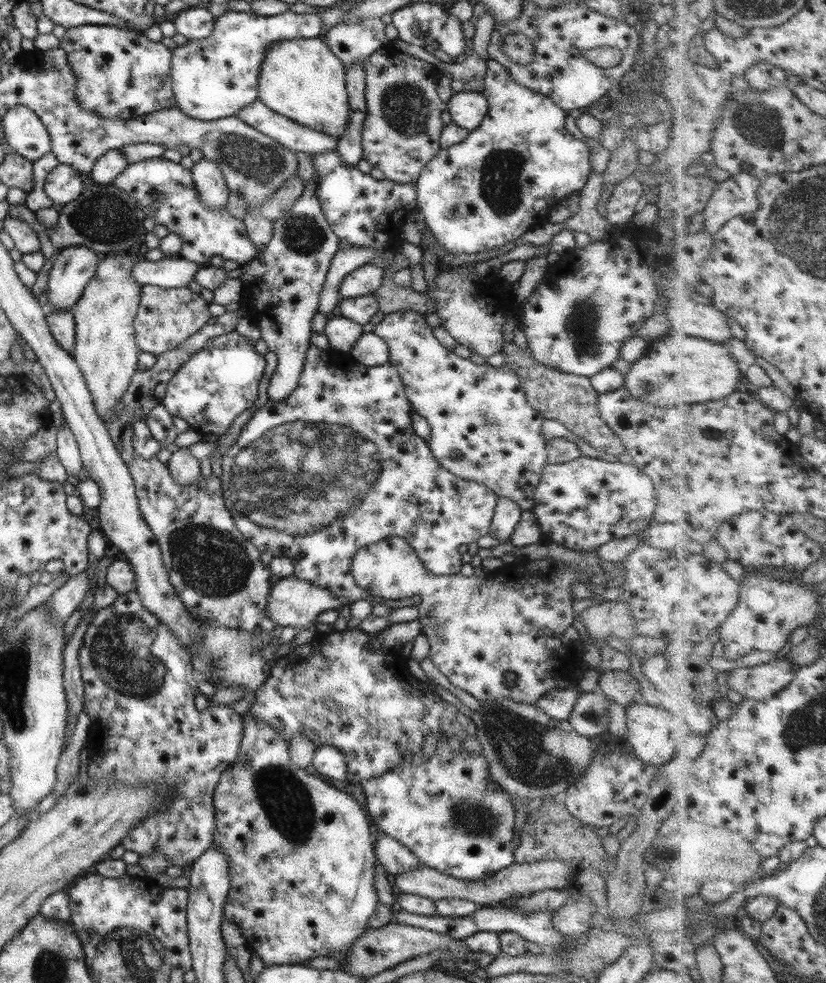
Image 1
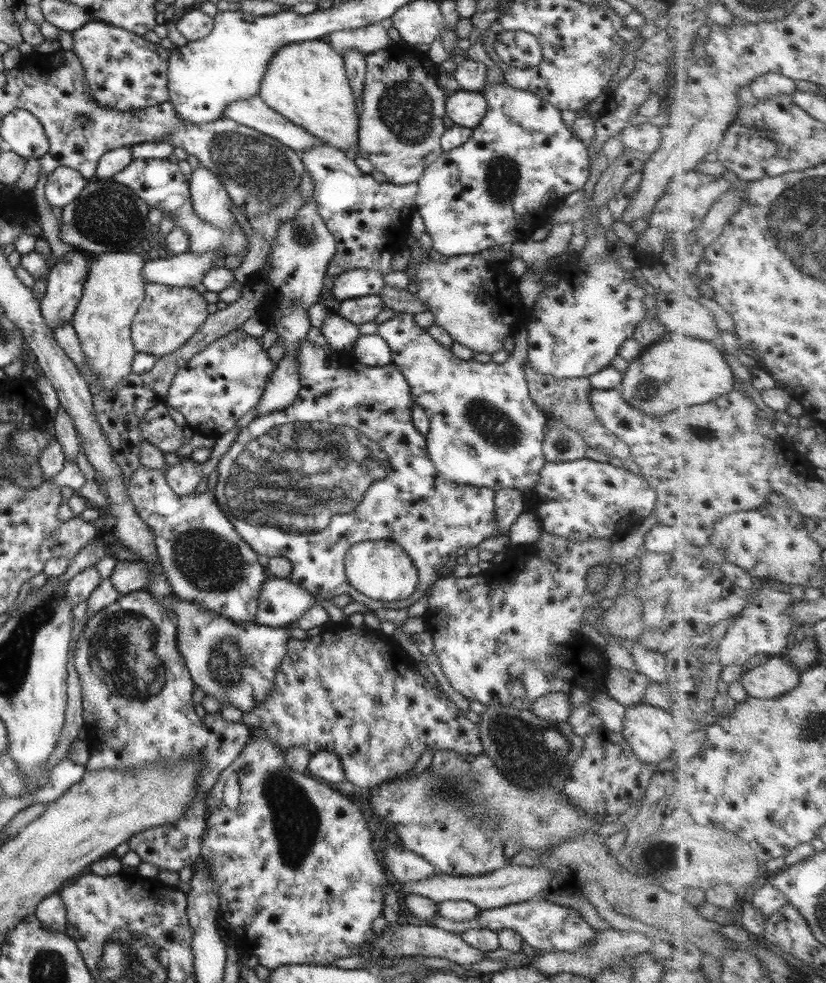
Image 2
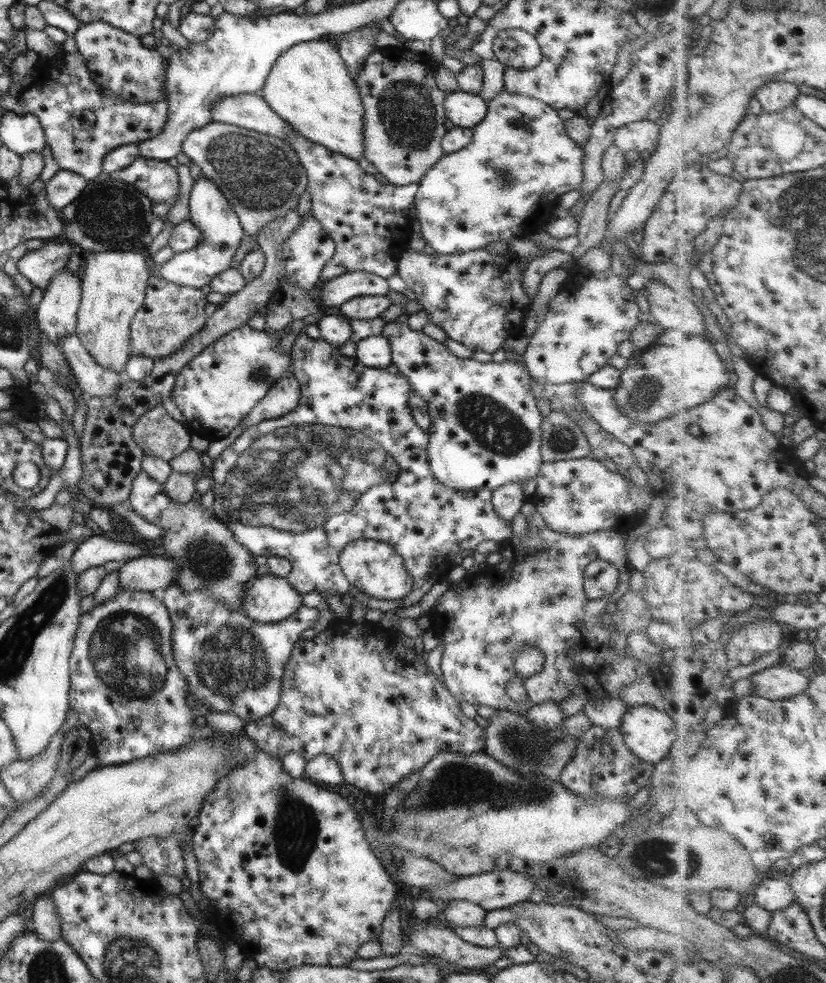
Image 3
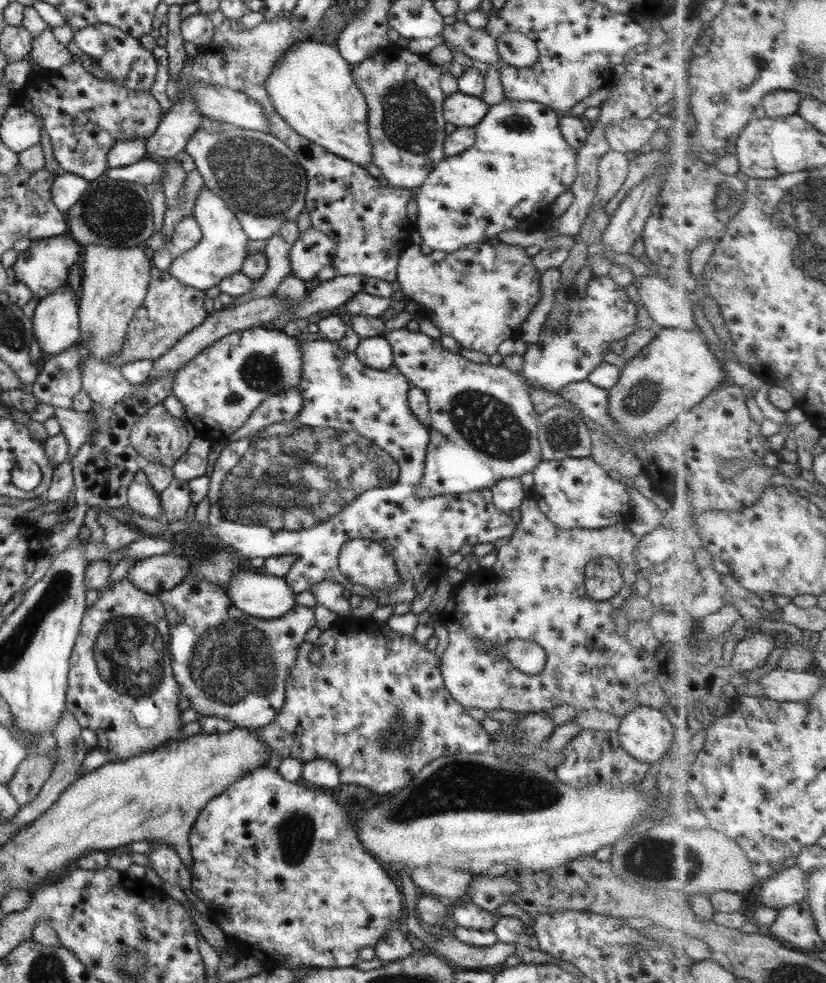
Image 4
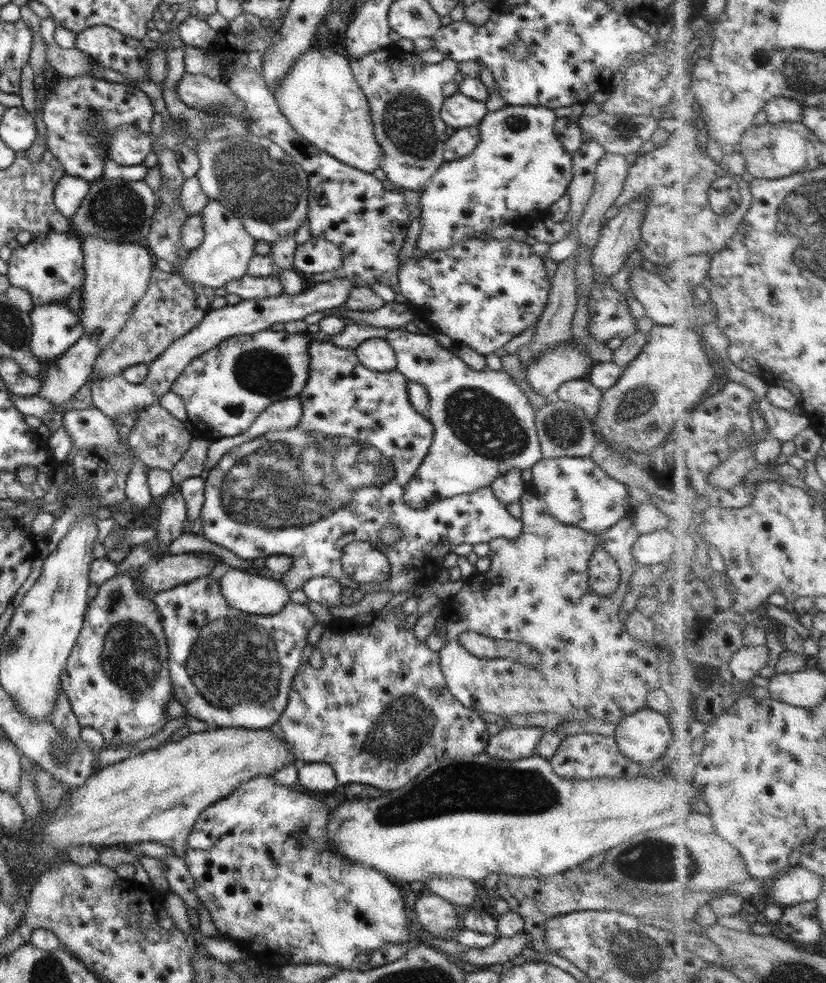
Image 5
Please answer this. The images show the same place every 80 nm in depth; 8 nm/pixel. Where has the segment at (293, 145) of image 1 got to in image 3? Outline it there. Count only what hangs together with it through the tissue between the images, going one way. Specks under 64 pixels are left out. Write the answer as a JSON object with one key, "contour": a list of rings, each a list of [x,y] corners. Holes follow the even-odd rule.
{"contour":[[[259,93],[217,97],[210,106],[210,117],[213,122],[268,134],[285,142],[289,135],[299,135],[269,108]]]}

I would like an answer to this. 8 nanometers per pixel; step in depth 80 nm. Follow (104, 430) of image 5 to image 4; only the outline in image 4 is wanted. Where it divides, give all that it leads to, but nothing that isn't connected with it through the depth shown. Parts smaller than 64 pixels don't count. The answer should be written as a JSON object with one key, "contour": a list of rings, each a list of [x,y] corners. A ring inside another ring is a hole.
{"contour":[[[54,408],[54,418],[60,426],[60,433],[68,444],[67,460],[71,460],[79,447],[89,438],[91,413],[77,413],[71,409]]]}

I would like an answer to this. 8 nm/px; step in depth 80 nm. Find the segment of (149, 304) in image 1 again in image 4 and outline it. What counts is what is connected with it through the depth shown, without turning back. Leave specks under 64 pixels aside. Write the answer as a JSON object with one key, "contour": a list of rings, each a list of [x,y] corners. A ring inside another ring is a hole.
{"contour":[[[151,268],[146,296],[129,320],[125,338],[120,344],[120,351],[106,360],[108,366],[120,366],[132,360],[159,359],[160,356],[179,341],[187,332],[199,326],[207,317],[203,309],[204,292],[177,282],[166,271]]]}

